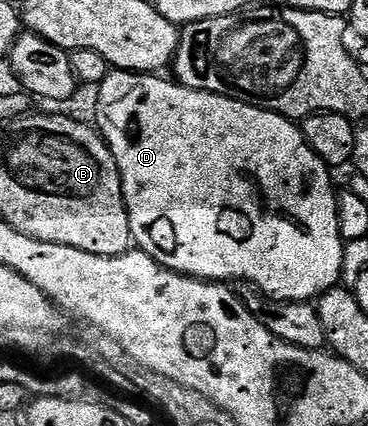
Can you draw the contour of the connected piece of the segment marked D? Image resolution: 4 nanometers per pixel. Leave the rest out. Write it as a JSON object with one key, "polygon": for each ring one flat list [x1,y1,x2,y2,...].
{"polygon":[[110,70,107,78,96,88,97,120,95,126,101,132,101,138,111,149,119,165,123,181,125,204,129,214,129,224,133,234,133,243,149,254,159,265,180,275,190,275,192,279,206,281,233,281,242,279,242,284,252,285,270,299,286,299,307,303,316,300,332,287,341,283,341,266,346,240,341,238,339,213,337,212,338,188,333,188,331,168,327,166,311,149,303,137,300,126,294,120,285,118,275,111,264,111,262,107,253,107,238,99,226,95,216,95,206,91,196,91,185,87,172,78,161,79,157,73,138,73,136,71]]}

